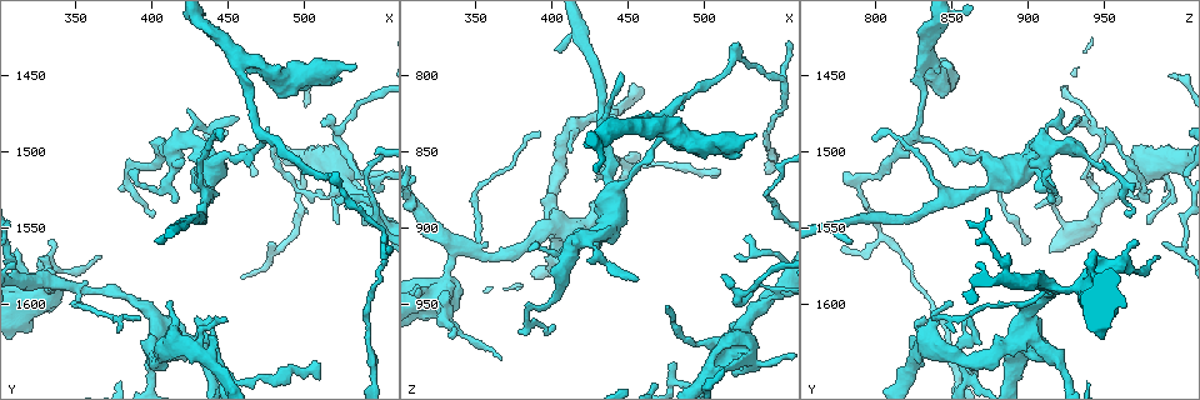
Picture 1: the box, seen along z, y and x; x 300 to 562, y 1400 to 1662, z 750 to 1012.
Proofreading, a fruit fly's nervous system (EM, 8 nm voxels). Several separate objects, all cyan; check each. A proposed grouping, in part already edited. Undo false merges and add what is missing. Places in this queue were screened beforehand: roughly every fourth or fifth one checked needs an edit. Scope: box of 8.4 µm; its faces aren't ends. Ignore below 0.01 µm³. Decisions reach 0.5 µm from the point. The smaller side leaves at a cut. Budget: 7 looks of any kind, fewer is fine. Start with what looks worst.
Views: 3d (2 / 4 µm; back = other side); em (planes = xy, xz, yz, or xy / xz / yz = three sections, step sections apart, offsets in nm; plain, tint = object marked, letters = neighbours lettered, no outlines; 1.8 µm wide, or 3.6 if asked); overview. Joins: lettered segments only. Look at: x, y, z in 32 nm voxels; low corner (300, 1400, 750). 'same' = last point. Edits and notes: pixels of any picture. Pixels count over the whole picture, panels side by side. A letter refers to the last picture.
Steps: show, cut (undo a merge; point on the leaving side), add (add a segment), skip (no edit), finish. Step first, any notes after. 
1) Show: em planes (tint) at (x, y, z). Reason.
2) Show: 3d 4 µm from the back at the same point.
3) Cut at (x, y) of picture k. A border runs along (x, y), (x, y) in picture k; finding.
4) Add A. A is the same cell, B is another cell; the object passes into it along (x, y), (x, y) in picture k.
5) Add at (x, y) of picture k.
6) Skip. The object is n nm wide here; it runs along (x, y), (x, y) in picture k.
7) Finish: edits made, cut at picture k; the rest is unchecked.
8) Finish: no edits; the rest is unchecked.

Show: em yz step 8 (tint) at (404, 1610, 900). Sharp bend.

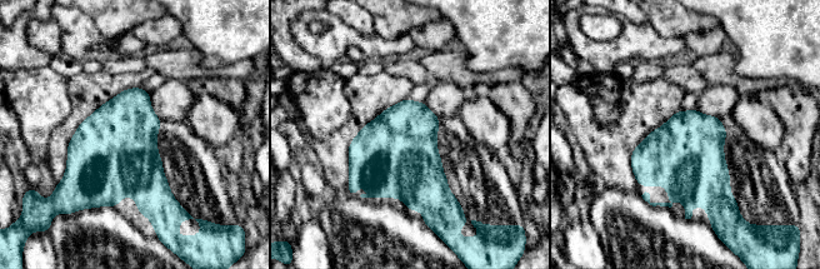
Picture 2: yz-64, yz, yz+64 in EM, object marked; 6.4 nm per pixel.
Show: em planes (letters) at the same point.

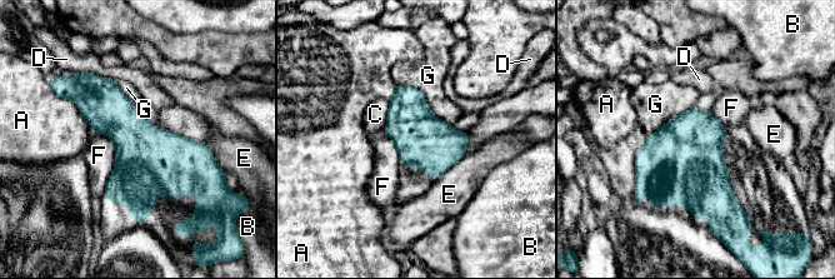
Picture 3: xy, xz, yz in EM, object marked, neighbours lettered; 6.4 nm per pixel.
Skip. The longest contact is with G, 700 nm; A, B, C, D, E, F and G are other cells; a border runs along (93, 130), (114, 145), (100, 198) in picture 3; one neuron here.

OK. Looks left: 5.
Show: em 3.6 µm planes (letters) at (524, 1512, 980). Looks like a crossing.

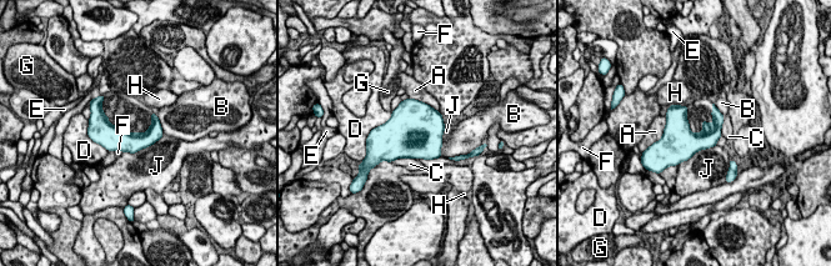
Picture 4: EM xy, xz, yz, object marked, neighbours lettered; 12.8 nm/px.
Skip. A, B, C, D, E, F, G, H and J are other cells; a border runs along (164, 134), (148, 146), (123, 152) in picture 4; all the same neuron.

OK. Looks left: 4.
Show: em 3.6 µm planes (letters) at (458, 1442, 830). Calibre changes.

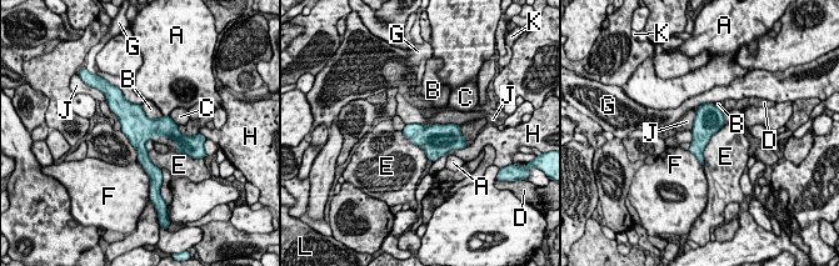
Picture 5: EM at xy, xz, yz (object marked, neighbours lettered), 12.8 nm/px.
Skip. The longest contact is with E, 600 nm; A, B, C, D, E, F, G, H, J, K and L are other cells; a border runs along (432, 124), (457, 124), (459, 126) in picture 5; continuous, no second neuron.

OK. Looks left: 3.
Finish: no edits; the rest is unchecked.

